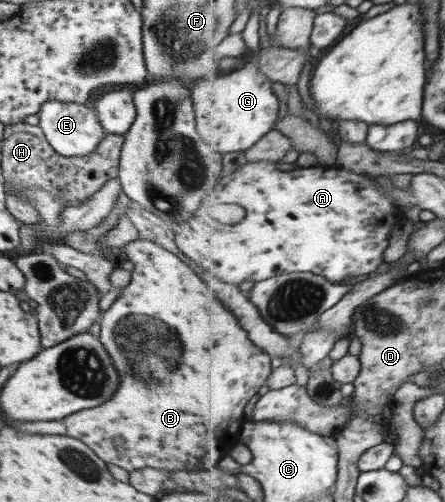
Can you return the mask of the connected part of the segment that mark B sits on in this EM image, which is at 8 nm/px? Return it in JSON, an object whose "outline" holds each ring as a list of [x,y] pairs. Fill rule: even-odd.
{"outline":[[[143,239],[130,241],[122,248],[125,259],[132,263],[130,281],[120,290],[119,295],[110,304],[108,309],[100,315],[98,320],[99,342],[104,346],[105,352],[111,357],[113,366],[120,373],[120,387],[116,389],[116,395],[112,395],[102,405],[77,411],[72,415],[68,415],[66,419],[58,419],[56,423],[53,421],[20,423],[18,431],[40,433],[40,435],[68,435],[68,437],[78,439],[79,442],[87,445],[104,463],[112,463],[112,465],[117,465],[120,469],[125,469],[127,472],[142,469],[143,467],[151,467],[168,471],[185,471],[197,480],[218,480],[219,463],[226,456],[225,451],[222,451],[222,445],[220,445],[222,437],[226,435],[226,429],[228,429],[226,423],[232,423],[232,419],[240,419],[240,415],[243,418],[245,417],[244,411],[246,411],[246,405],[250,403],[250,399],[261,388],[267,385],[270,374],[273,373],[273,357],[248,339],[248,331],[244,331],[240,327],[236,315],[218,299],[216,287],[214,287],[214,293],[208,293],[208,287],[202,285],[200,277],[186,263],[182,263],[182,260],[177,255],[170,255],[170,251],[165,250],[157,243]],[[152,319],[160,321],[160,331],[154,327]]]}

